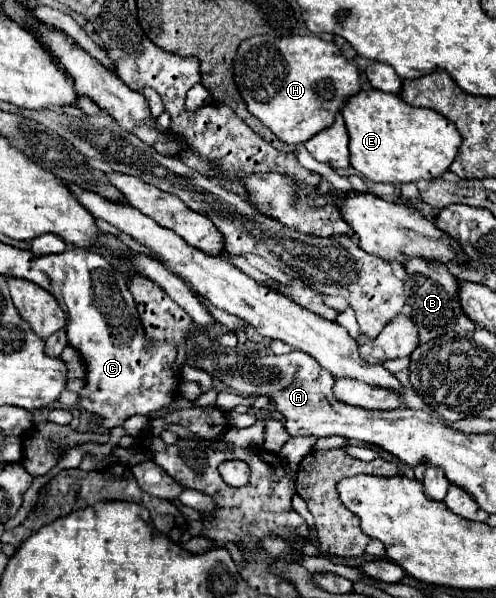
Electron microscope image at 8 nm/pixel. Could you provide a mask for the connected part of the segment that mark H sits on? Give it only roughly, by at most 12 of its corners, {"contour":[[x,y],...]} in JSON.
{"contour":[[254,36],[234,58],[248,110],[304,144],[360,92],[318,36]]}

